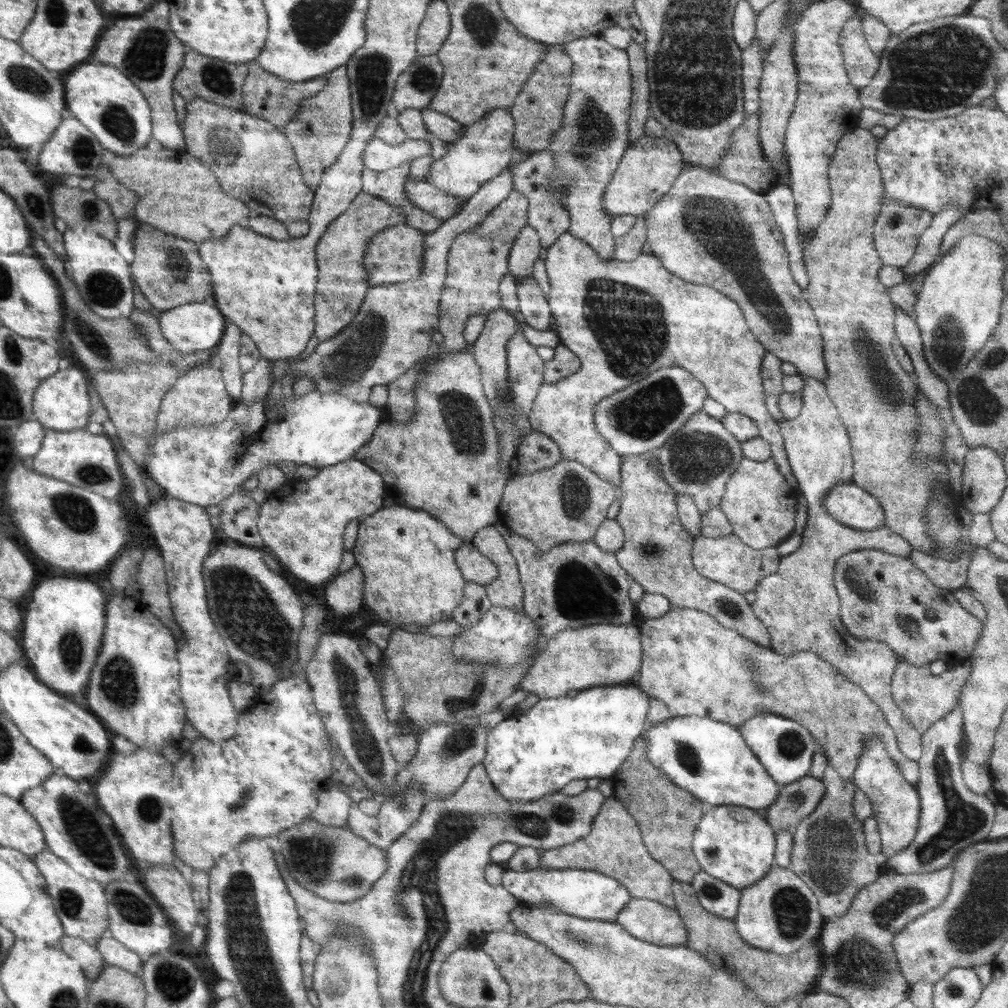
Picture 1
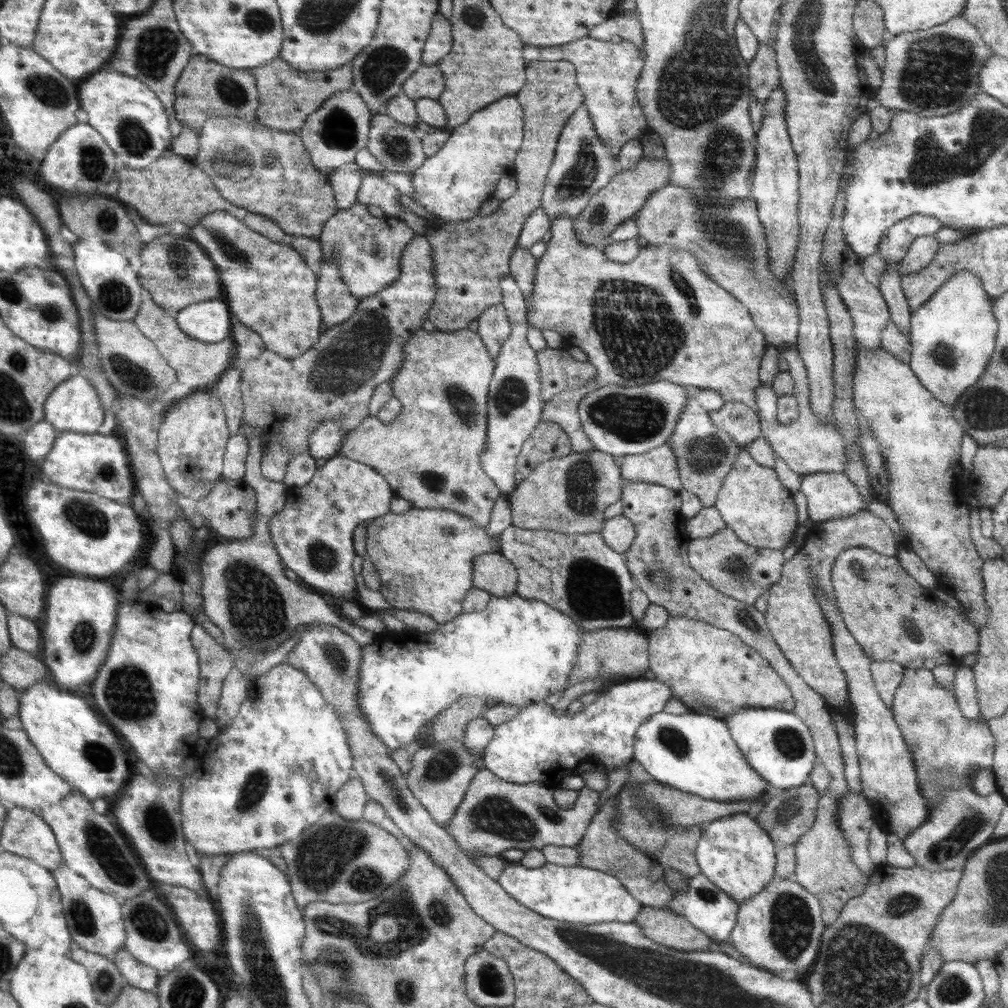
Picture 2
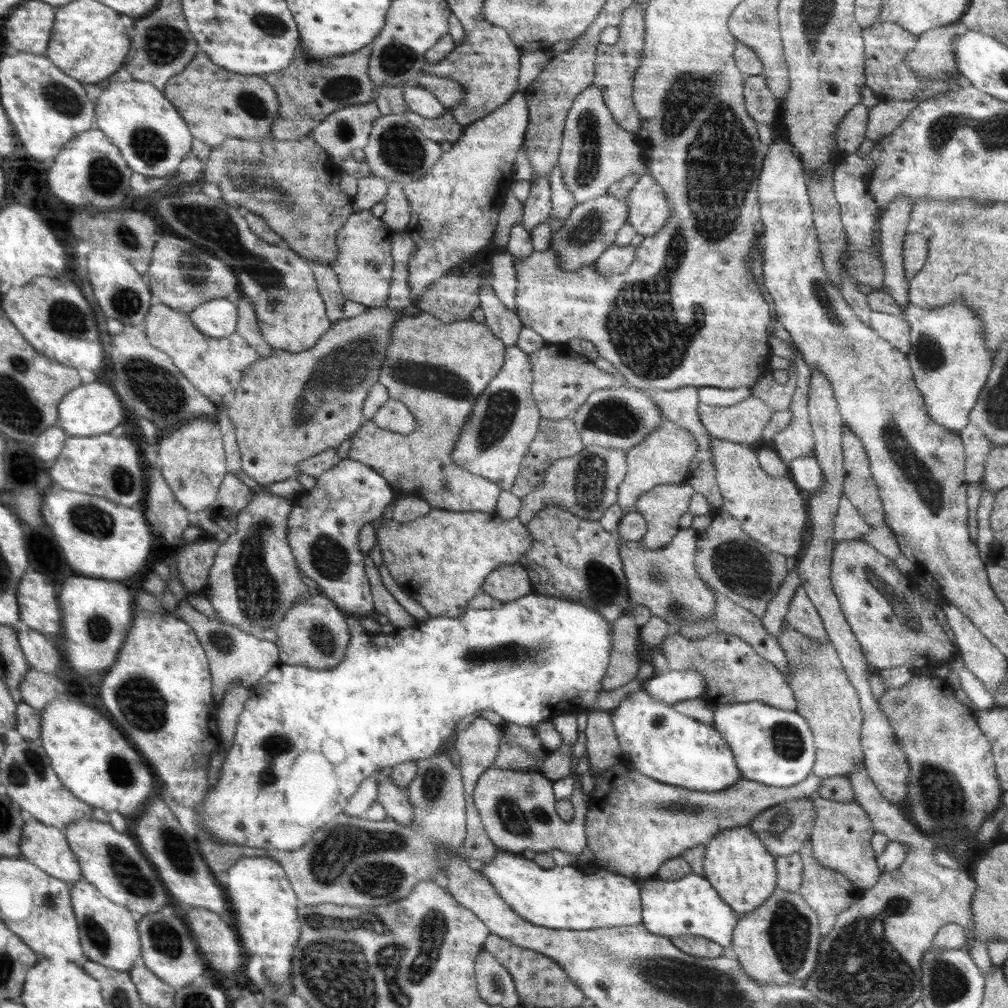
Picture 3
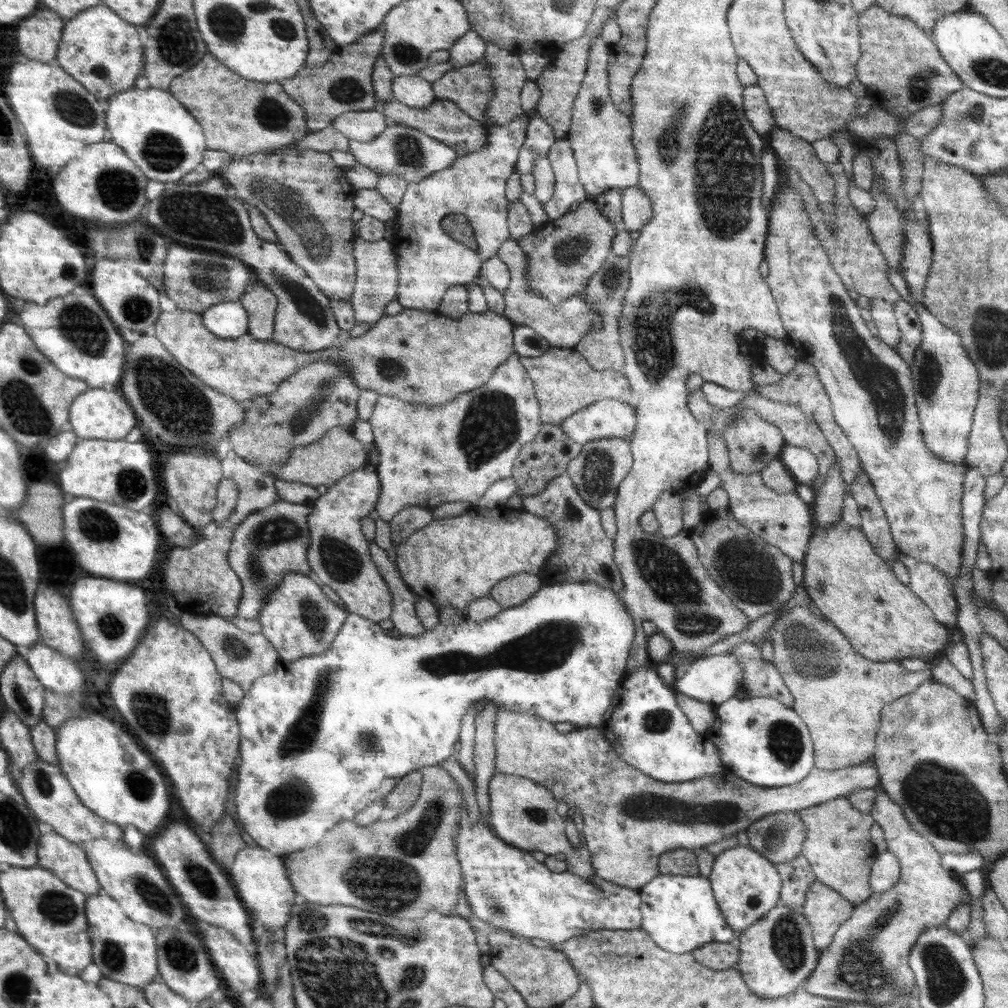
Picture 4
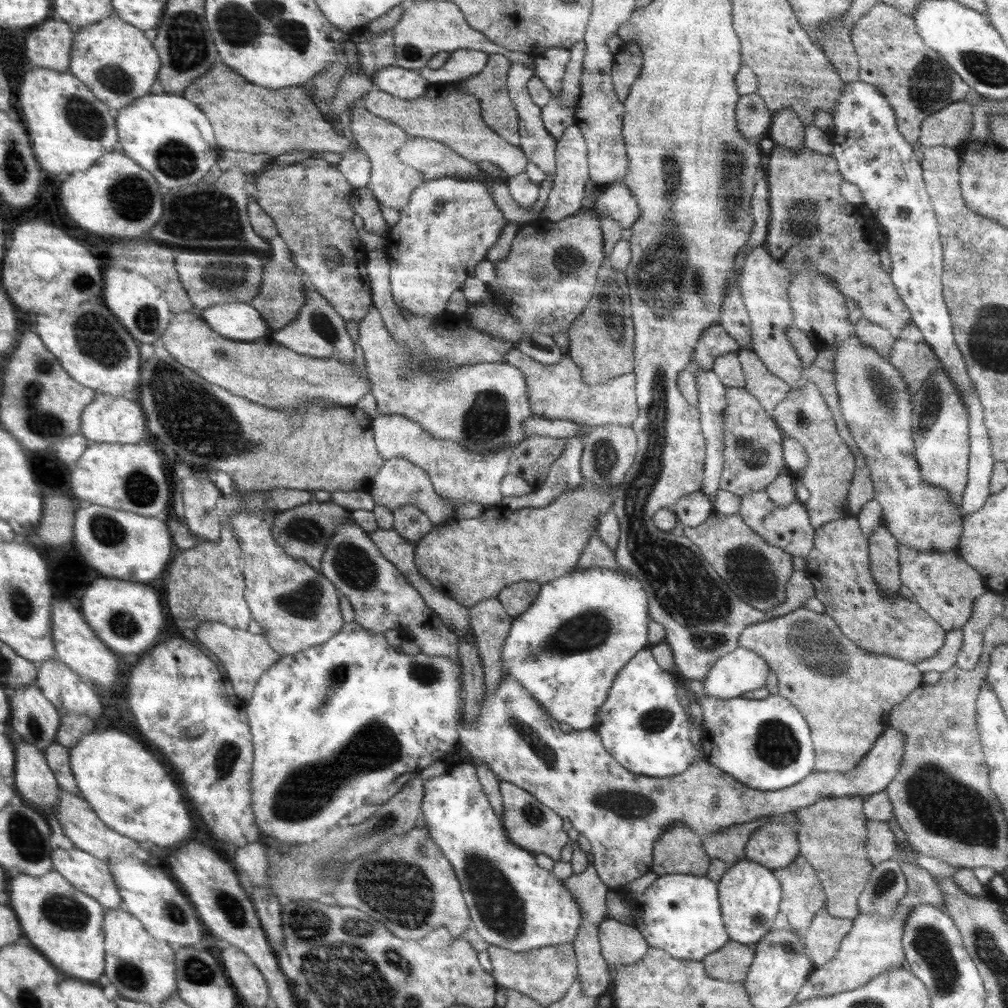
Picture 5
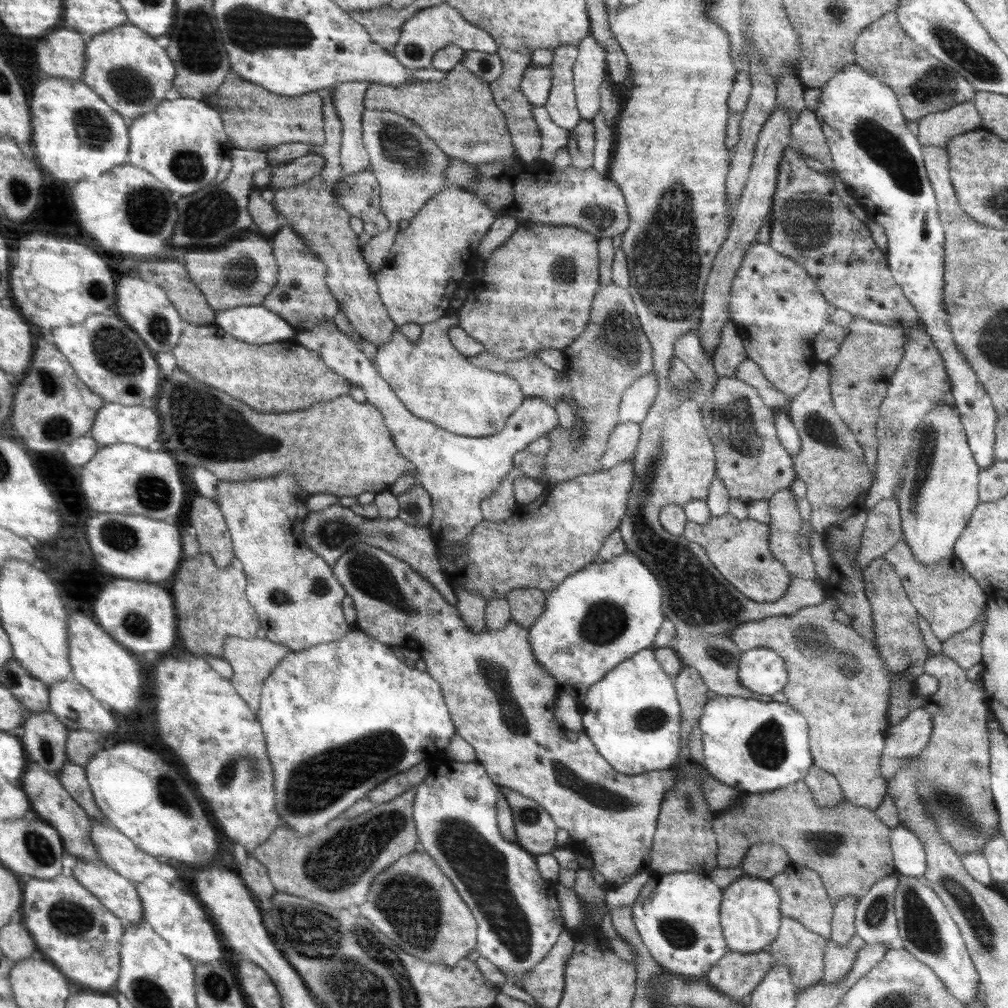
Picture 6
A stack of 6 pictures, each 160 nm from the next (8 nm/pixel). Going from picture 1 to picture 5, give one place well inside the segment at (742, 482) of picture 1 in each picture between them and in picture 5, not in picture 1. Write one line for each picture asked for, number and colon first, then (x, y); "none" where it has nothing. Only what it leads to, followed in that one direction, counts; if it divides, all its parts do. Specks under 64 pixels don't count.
2: (753, 502)
3: (771, 510)
4: (783, 520)
5: (788, 527)

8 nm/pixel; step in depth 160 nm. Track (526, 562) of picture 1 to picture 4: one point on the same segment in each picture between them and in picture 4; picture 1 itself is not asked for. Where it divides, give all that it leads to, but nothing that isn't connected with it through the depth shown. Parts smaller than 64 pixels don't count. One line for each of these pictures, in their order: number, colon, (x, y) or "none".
2: (580, 575)
3: (573, 558)
4: (584, 554)

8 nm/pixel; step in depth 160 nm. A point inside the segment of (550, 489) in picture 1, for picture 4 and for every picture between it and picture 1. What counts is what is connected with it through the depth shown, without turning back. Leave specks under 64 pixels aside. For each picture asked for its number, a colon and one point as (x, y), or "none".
2: (570, 494)
3: (586, 484)
4: (602, 464)

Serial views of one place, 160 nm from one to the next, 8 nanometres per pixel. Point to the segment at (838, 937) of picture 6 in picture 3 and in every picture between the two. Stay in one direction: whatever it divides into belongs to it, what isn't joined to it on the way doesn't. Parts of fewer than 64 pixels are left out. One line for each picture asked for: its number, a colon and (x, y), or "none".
3: (841, 836)
4: (838, 845)
5: (832, 833)

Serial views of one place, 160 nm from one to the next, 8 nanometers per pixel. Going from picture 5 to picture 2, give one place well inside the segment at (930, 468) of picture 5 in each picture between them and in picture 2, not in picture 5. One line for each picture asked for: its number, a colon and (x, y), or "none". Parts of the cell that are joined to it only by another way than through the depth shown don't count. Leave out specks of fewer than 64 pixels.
2: (953, 333)
3: (949, 357)
4: (946, 383)

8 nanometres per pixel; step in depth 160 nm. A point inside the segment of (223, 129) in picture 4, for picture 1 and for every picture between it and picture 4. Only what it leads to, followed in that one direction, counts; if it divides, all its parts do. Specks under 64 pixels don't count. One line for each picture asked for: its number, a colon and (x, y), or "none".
1: (200, 76)
2: (205, 89)
3: (215, 103)

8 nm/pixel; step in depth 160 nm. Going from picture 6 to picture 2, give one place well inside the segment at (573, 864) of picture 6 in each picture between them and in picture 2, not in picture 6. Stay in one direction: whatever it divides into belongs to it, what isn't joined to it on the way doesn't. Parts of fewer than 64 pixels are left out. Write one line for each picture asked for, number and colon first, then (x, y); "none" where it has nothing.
2: (494, 815)
3: (518, 812)
4: (524, 814)
5: (529, 824)

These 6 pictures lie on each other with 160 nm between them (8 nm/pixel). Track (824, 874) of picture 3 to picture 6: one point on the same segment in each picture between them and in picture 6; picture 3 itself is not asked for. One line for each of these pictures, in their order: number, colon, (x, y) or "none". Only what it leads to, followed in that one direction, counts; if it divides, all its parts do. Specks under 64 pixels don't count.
4: (825, 909)
5: (822, 939)
6: (838, 960)

